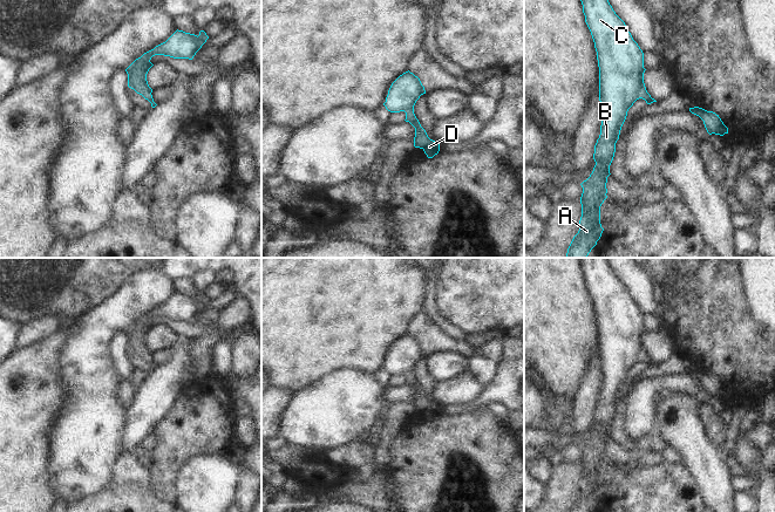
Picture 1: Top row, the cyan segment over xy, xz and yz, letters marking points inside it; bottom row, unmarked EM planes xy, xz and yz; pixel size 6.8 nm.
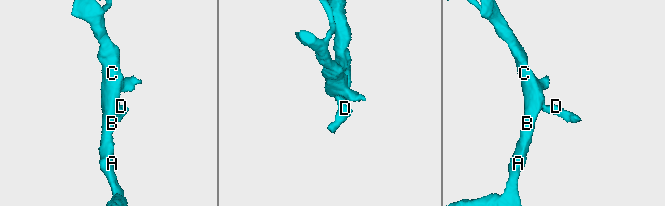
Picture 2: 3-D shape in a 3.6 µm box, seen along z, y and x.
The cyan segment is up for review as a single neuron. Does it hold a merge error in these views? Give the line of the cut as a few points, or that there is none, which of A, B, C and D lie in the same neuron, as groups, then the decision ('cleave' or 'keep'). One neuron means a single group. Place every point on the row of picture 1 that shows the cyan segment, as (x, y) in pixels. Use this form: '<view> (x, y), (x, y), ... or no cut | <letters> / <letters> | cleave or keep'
no cut | A B C D | keep

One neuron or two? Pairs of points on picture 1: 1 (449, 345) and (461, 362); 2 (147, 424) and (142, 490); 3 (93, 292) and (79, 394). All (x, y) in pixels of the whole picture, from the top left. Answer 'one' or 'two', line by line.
1: two
2: two
3: two

